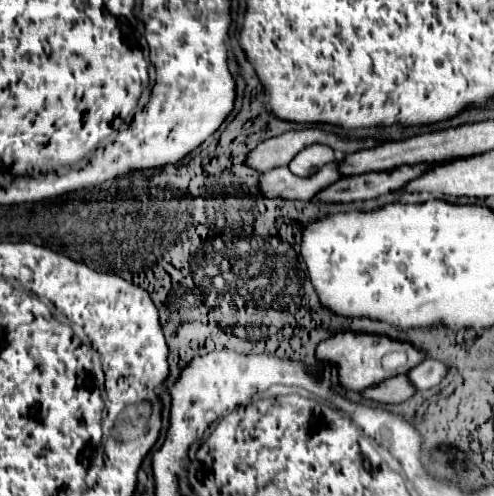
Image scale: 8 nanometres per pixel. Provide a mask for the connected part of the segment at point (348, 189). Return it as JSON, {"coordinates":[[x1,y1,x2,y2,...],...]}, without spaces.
{"coordinates":[[429,165,423,167,403,167,403,169,393,169,393,173,365,173,357,177,347,177,339,179,327,189,321,189,315,199,321,203,351,203,351,201,367,201,375,199,383,193,401,189,407,185,411,179,419,177,425,169,431,169]]}

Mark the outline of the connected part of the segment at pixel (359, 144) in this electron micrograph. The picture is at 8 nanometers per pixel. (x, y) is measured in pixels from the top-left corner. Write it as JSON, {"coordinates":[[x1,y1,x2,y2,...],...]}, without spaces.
{"coordinates":[[303,129,303,131,289,131,259,143,253,151,249,151,245,163,255,171,265,173,275,167,287,165,297,151,313,143,325,143,343,153,355,153,365,147,375,147,375,141,341,141,333,133,325,133,321,129]]}

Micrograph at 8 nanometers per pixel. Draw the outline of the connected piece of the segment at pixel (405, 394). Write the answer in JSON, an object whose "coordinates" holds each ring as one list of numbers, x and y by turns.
{"coordinates":[[395,375,391,379,385,379,379,385,373,385,369,389,365,389,363,393,367,399,383,403,383,405,395,405,395,403,403,403,409,397,415,395,415,387,409,381,407,375]]}

